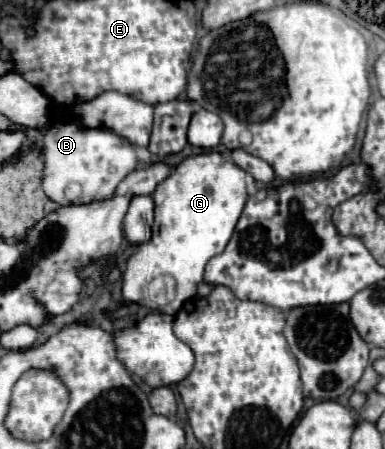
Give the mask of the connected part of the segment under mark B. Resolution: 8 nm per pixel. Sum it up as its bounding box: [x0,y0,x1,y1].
[42,121,136,205]

